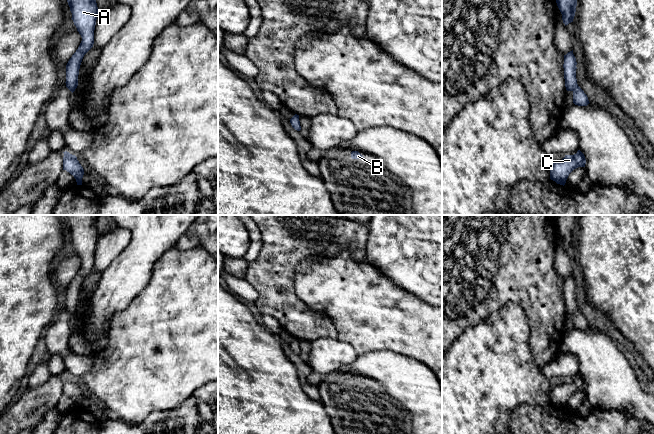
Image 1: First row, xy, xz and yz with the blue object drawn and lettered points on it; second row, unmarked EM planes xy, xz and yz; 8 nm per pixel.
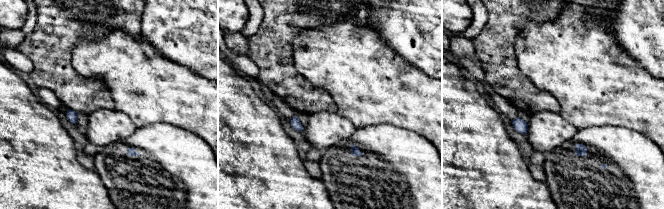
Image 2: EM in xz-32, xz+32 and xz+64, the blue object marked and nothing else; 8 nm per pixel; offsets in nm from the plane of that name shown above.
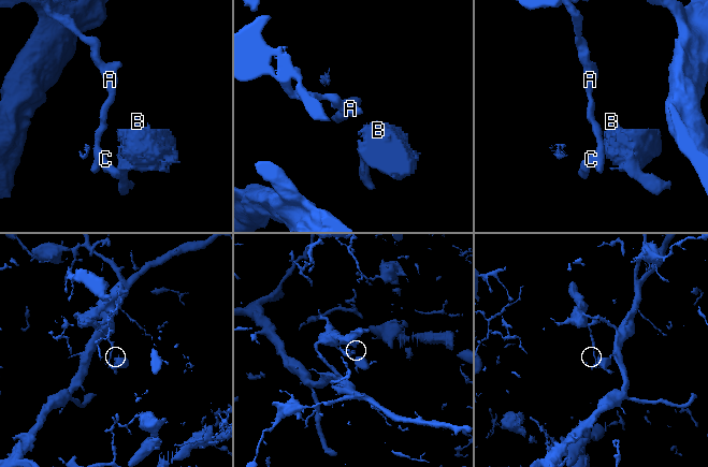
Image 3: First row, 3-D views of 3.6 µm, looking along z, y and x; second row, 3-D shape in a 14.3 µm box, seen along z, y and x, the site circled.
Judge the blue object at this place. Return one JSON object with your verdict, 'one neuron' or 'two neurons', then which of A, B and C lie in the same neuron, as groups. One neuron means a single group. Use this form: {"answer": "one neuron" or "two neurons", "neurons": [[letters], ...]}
{"answer": "two neurons", "neurons": [["A"], ["B", "C"]]}

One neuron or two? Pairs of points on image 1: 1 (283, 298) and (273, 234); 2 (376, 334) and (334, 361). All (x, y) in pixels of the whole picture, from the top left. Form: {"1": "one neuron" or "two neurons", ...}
{"1": "one neuron", "2": "two neurons"}

